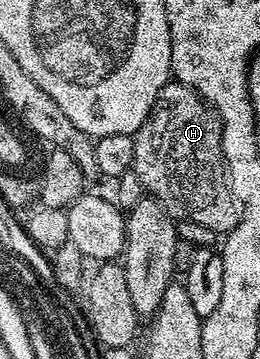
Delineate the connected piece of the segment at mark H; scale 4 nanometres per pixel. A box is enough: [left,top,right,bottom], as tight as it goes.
[132,79,240,235]

